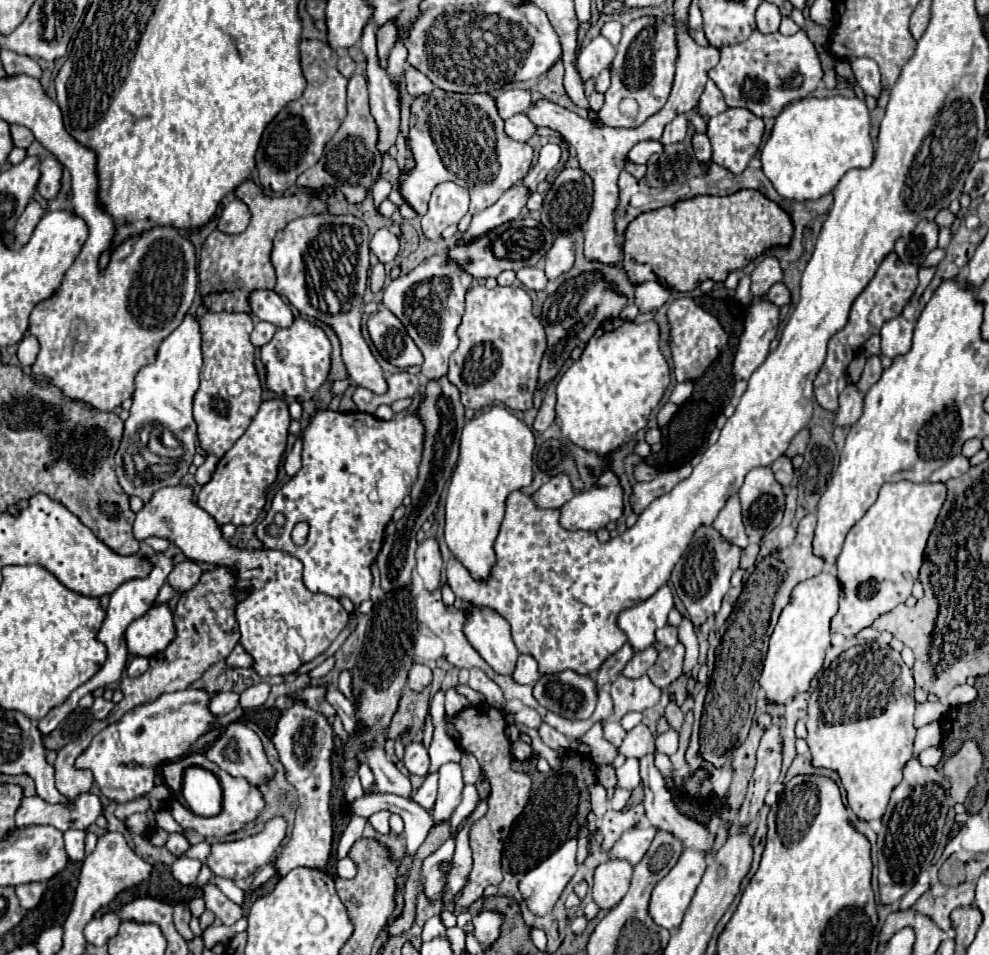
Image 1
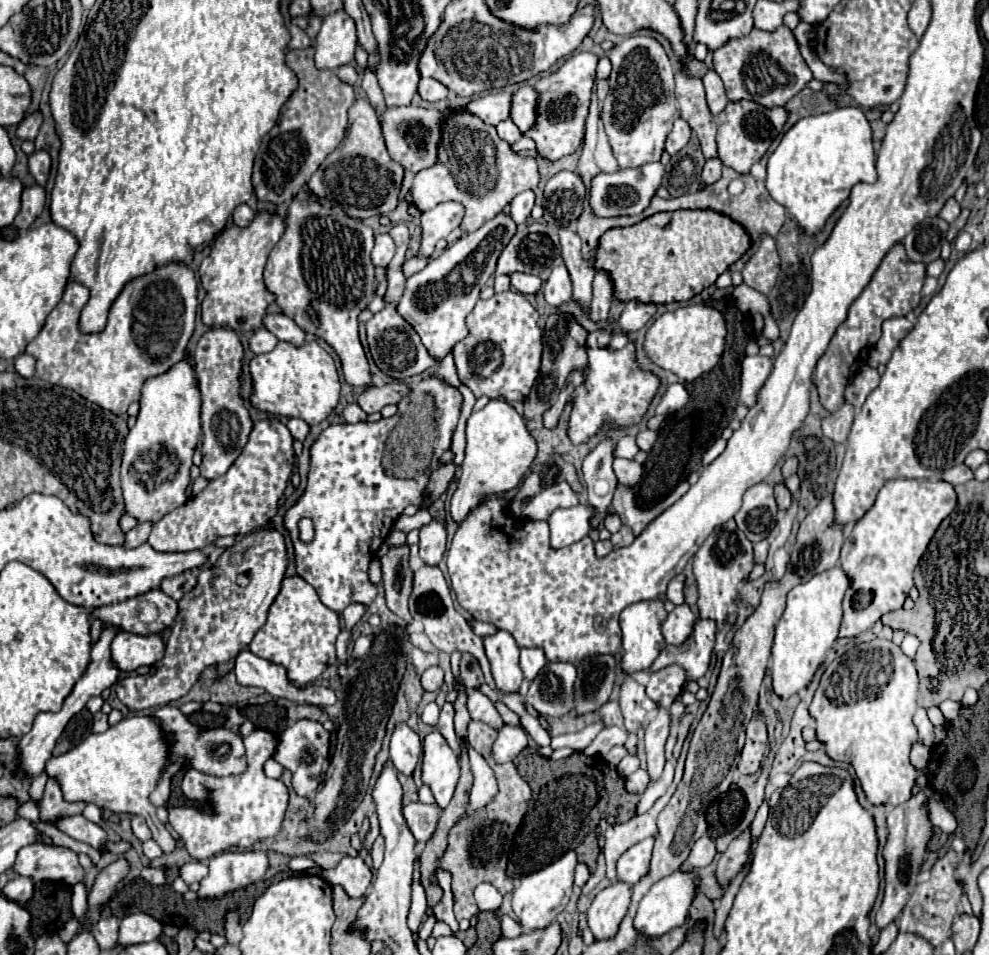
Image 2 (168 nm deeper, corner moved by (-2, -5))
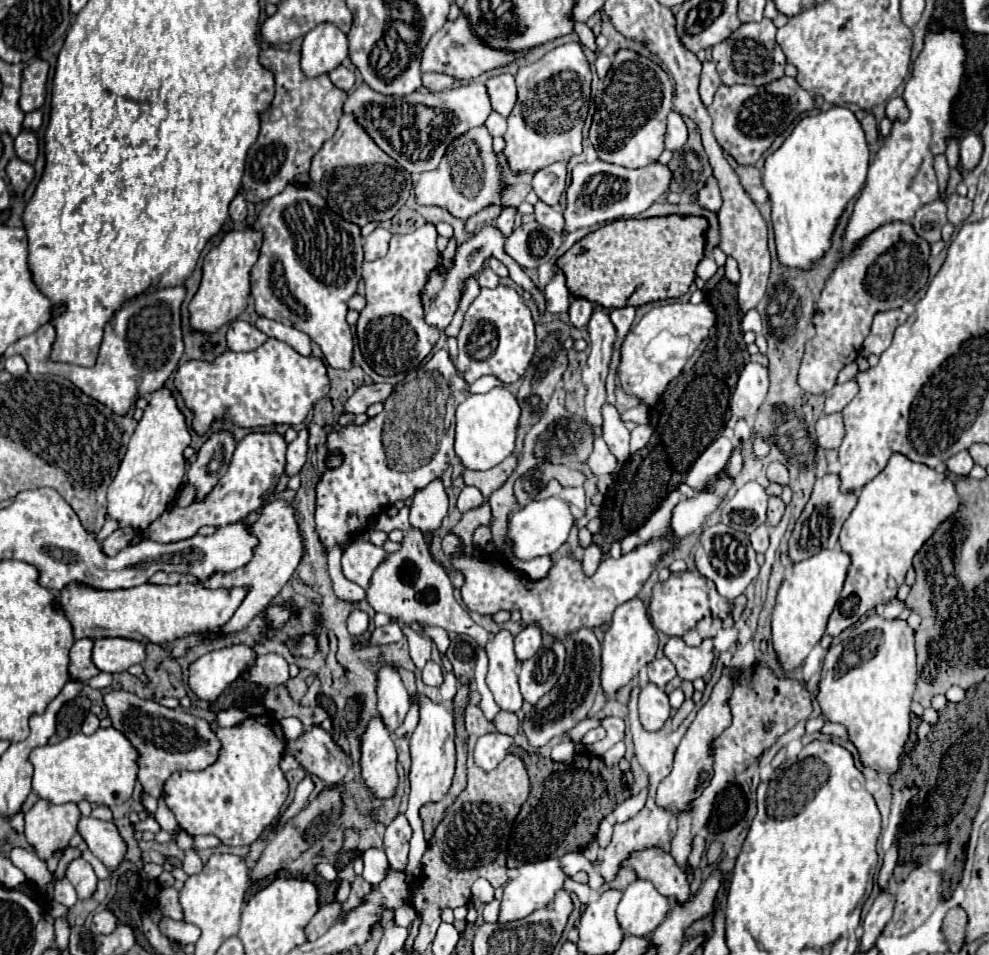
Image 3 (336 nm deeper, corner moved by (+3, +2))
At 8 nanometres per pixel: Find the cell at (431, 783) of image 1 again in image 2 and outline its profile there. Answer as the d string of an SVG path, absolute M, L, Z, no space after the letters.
M416 800L416 802L410 802L408 806L404 806L404 818L418 844L424 844L432 836L438 816L440 816L438 804L424 804L424 802Z

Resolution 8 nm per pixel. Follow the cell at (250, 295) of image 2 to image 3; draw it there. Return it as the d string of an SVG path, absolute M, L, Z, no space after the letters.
M255 229L245 231L231 231L223 237L223 241L213 247L203 259L203 279L199 291L189 303L189 321L191 327L199 333L215 333L221 325L235 321L247 309L249 299L249 271L259 257L261 247L261 233Z

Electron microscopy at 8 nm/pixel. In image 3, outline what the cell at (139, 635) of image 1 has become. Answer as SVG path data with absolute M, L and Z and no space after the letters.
M105 637L97 639L93 645L91 661L99 671L121 673L131 665L141 663L145 659L145 645L131 639L121 637Z

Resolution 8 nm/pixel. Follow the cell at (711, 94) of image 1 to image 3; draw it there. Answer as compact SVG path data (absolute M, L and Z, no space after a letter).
M705 61L703 69L701 69L701 85L699 85L699 95L705 105L709 105L713 101L713 95L719 89L719 85L721 85L721 79L719 79L715 65L711 61Z

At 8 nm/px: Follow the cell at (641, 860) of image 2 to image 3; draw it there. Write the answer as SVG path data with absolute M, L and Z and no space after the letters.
M661 847L647 849L641 853L633 853L631 859L623 863L623 867L629 867L637 871L641 879L651 881L661 895L665 895L673 905L683 905L689 901L689 881L683 869L677 869L673 865L673 859L669 853L663 853Z

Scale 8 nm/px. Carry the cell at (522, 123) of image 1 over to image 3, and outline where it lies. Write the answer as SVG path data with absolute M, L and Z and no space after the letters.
M491 113L485 121L485 127L487 131L495 137L495 135L503 135L505 129L507 129L507 123L505 123L505 117L501 117L499 113Z

